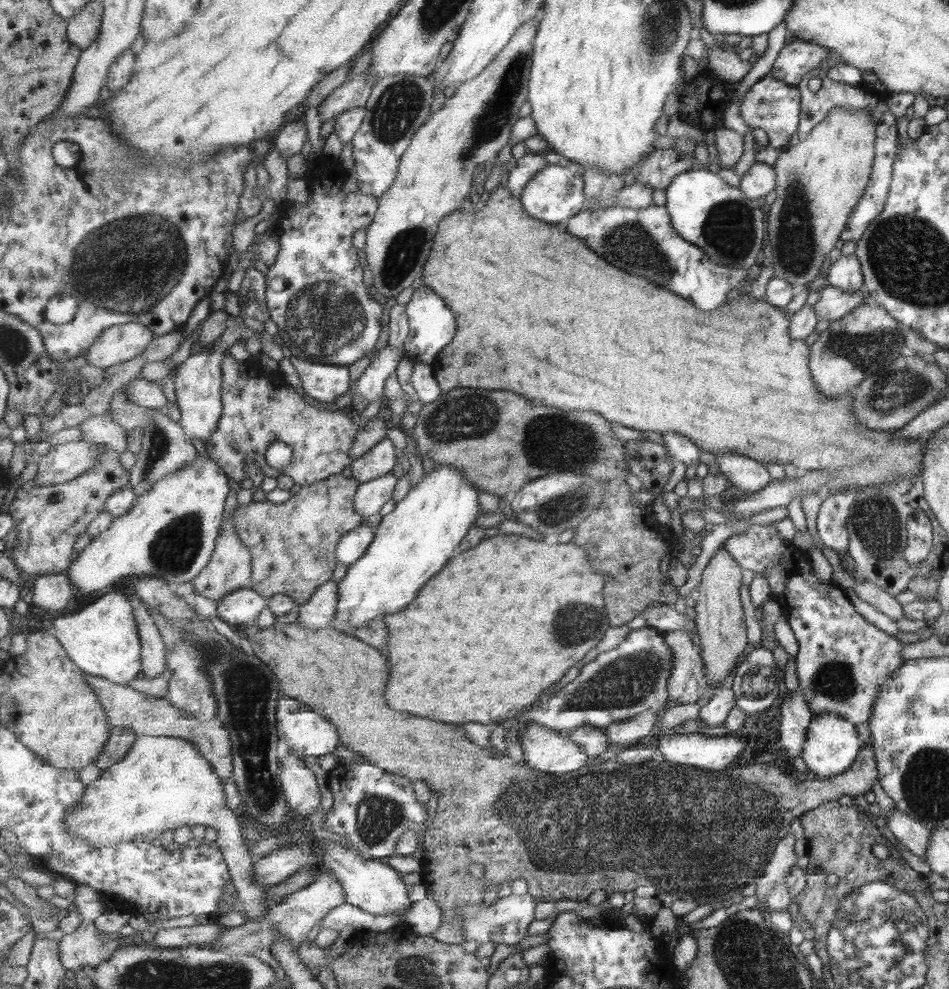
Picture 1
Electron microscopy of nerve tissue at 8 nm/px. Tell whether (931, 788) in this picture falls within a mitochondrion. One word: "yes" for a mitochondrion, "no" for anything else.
yes

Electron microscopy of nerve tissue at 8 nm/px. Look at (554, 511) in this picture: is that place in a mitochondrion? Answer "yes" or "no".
yes

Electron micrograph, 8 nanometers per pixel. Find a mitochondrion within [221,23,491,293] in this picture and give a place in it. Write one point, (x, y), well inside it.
(396, 111)

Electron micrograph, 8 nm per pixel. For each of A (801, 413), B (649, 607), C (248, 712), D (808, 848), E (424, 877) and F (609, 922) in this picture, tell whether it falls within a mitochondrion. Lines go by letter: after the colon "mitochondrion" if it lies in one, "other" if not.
A: other
B: other
C: mitochondrion
D: other
E: other
F: other

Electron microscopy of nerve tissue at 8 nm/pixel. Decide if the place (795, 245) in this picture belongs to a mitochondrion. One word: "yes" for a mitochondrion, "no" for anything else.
yes

